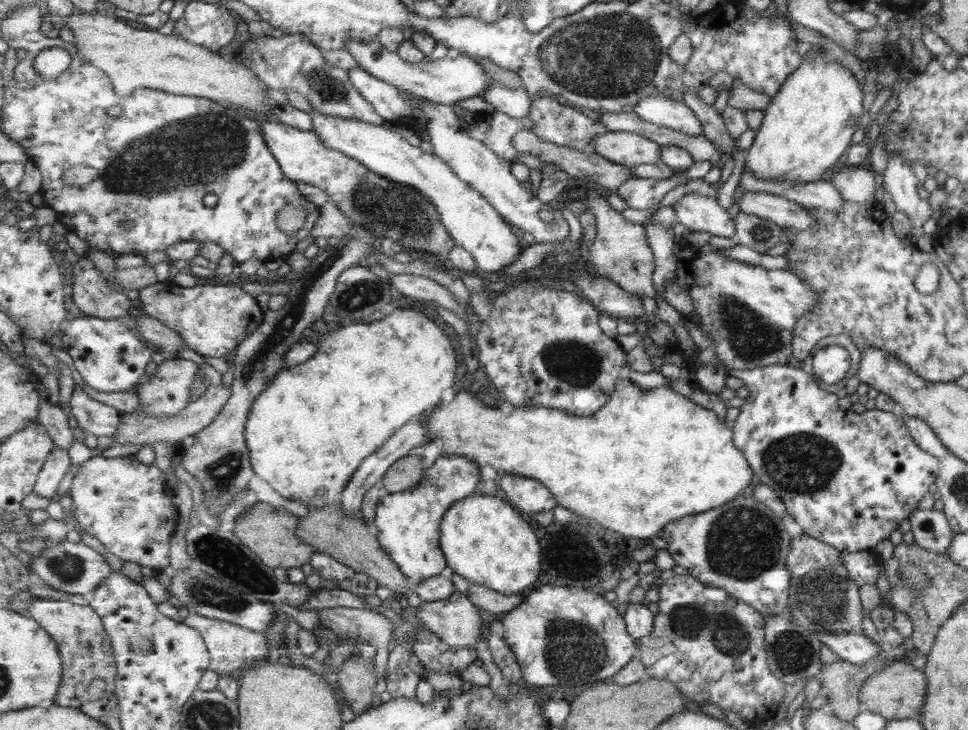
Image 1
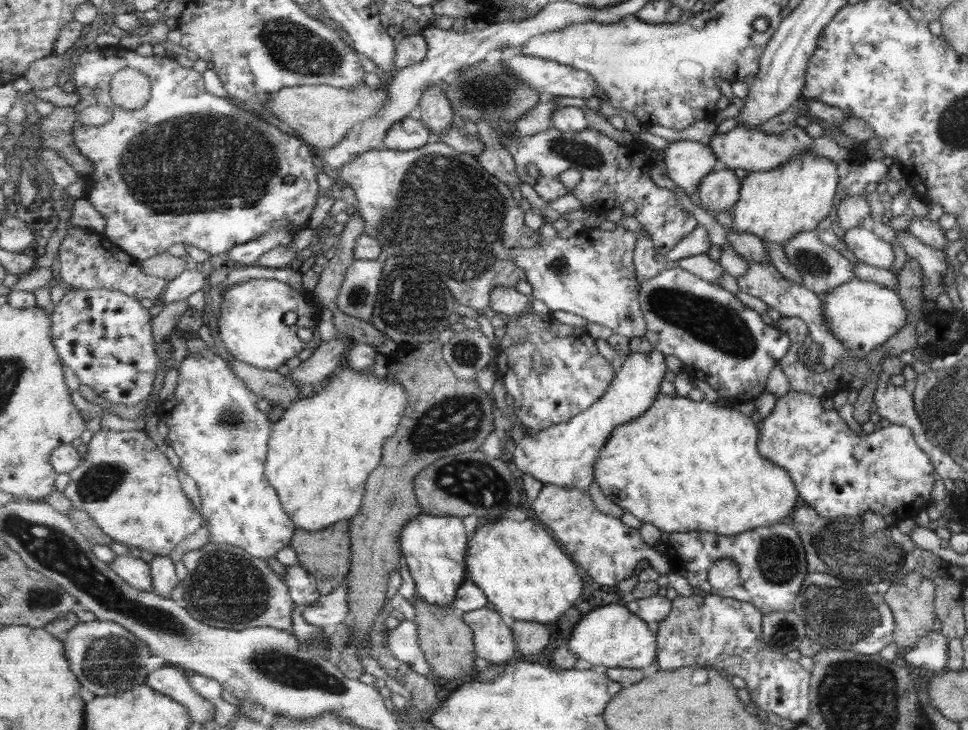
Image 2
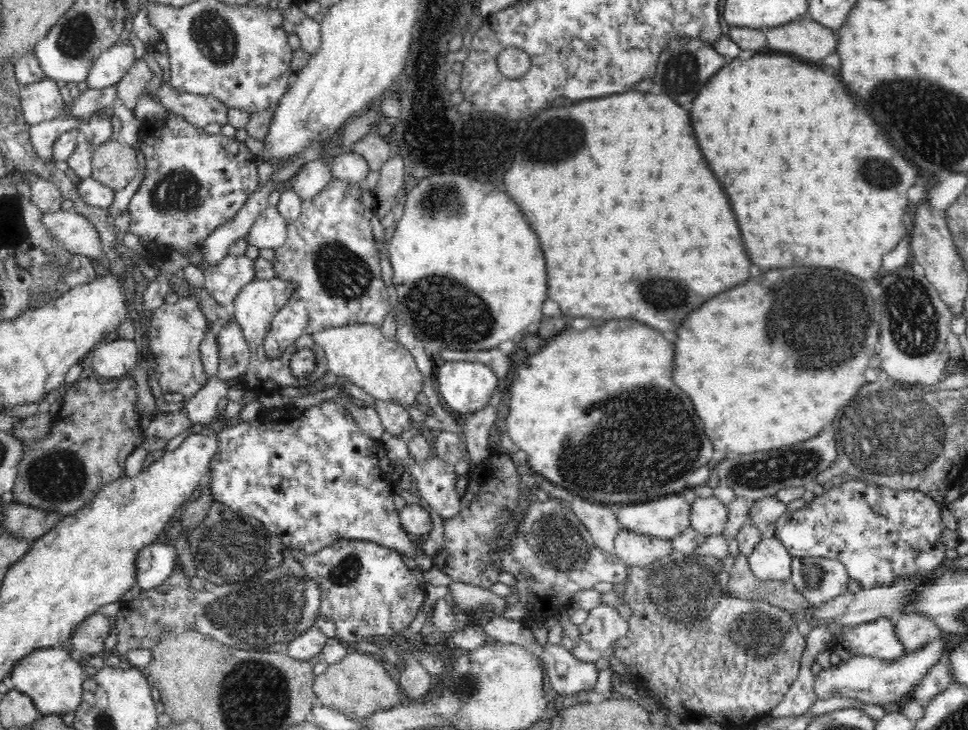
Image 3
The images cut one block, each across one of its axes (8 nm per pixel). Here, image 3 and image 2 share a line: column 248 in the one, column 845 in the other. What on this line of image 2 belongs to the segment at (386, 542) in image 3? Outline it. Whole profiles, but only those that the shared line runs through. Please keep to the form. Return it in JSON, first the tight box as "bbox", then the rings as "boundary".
{"bbox":[757,390,934,522],"boundary":[[[789,390],[776,397],[772,411],[760,421],[757,449],[767,460],[780,466],[791,478],[797,497],[825,519],[859,518],[866,511],[875,512],[893,522],[914,517],[932,505],[934,468],[927,455],[915,444],[905,426],[889,424],[870,434],[855,432],[833,408],[822,406],[819,398],[802,391]]]}

